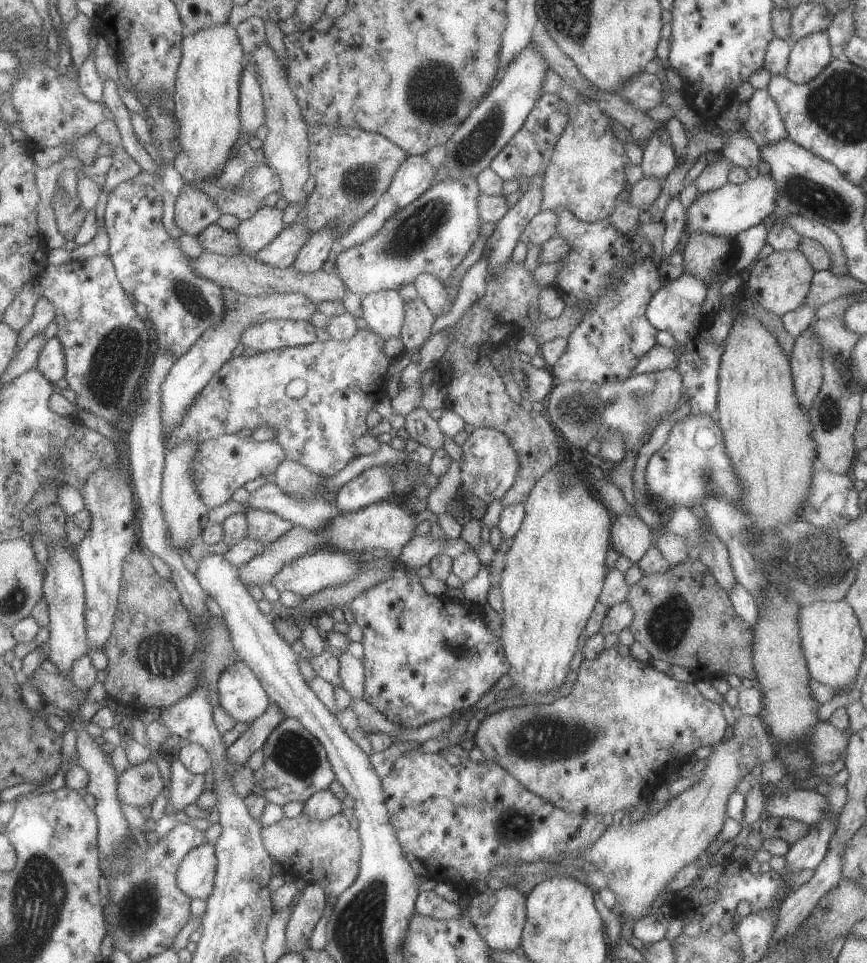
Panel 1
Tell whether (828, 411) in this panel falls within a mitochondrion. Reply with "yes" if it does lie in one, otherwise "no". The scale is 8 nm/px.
yes

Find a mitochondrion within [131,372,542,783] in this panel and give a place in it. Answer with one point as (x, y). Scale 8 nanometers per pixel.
(164, 656)

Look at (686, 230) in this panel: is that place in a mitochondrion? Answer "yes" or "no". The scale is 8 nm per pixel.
no

